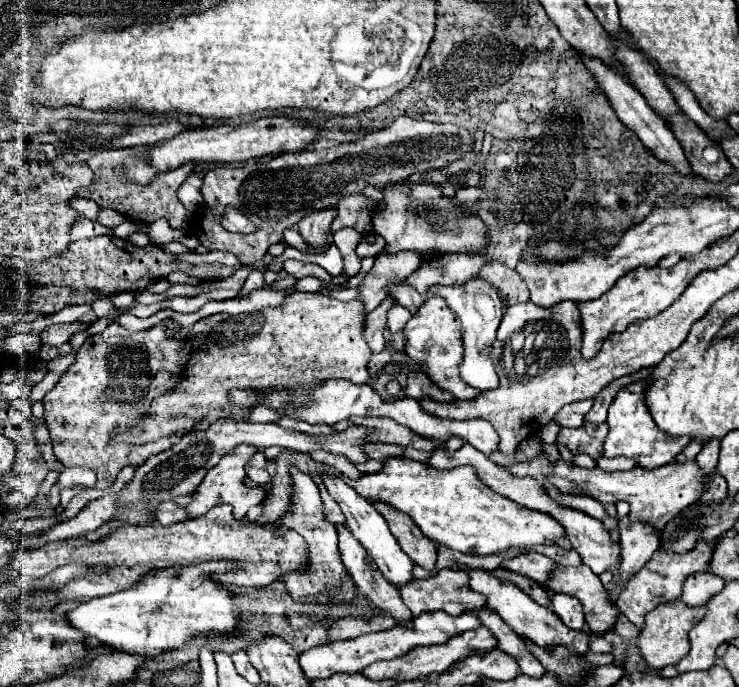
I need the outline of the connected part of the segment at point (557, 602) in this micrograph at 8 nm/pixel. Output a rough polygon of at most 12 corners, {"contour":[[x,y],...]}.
{"contour":[[566,593],[552,595],[552,611],[570,629],[584,627],[580,601]]}

